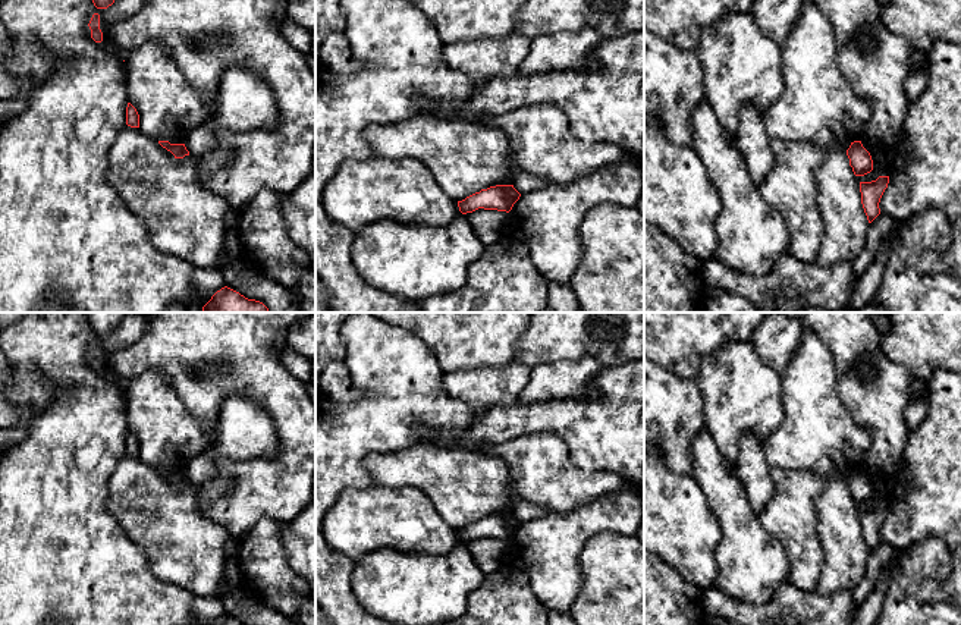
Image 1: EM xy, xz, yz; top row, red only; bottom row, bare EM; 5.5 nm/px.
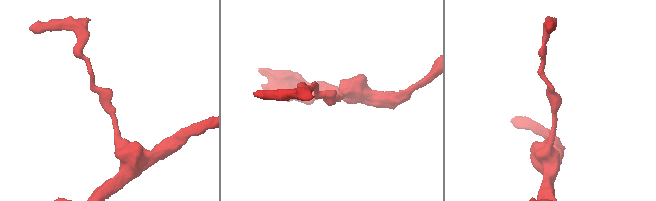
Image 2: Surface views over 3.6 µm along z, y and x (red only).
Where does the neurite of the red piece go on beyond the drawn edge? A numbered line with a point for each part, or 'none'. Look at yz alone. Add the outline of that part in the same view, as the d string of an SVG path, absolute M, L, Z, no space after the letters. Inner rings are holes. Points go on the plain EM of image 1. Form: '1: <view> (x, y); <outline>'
none

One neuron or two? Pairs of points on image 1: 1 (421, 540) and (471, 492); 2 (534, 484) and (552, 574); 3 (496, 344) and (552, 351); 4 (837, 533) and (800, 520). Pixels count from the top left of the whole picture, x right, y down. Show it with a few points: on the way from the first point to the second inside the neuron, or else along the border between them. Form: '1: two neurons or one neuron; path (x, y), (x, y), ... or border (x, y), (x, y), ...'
1: two neurons; border (421, 492), (439, 515), (457, 531)
2: two neurons; border (584, 505), (564, 512), (550, 511)
3: two neurons; border (527, 327), (517, 344), (515, 360)
4: two neurons; border (819, 492), (815, 501), (816, 534), (825, 559)

